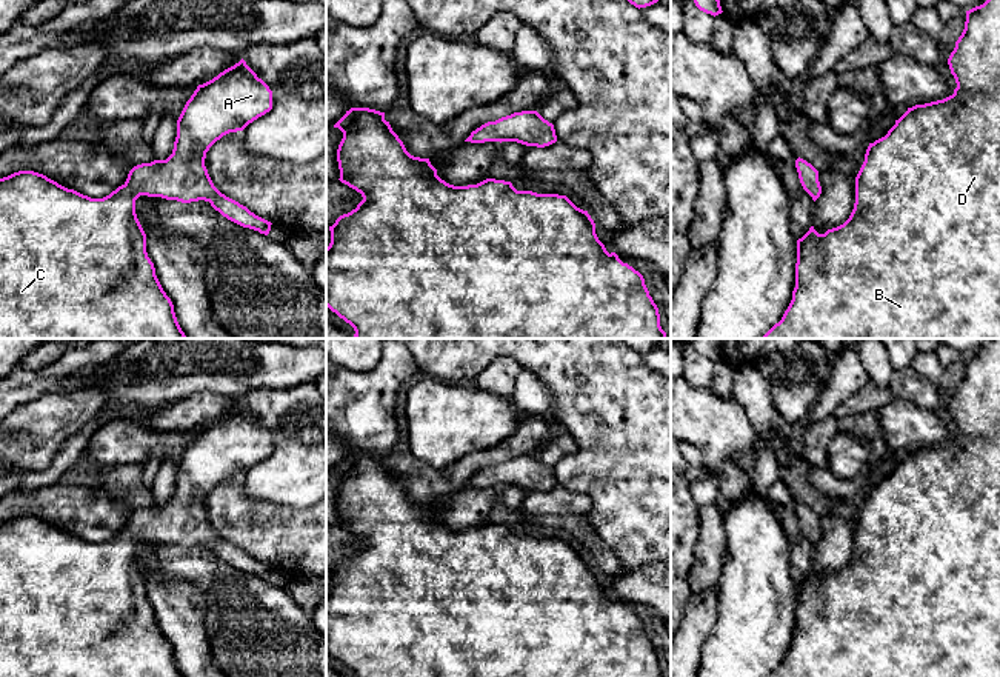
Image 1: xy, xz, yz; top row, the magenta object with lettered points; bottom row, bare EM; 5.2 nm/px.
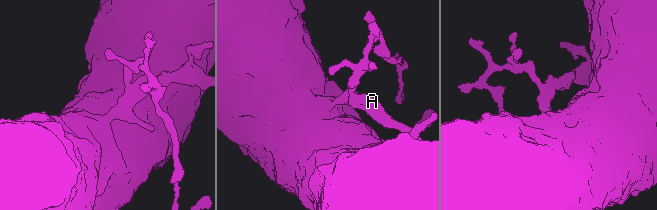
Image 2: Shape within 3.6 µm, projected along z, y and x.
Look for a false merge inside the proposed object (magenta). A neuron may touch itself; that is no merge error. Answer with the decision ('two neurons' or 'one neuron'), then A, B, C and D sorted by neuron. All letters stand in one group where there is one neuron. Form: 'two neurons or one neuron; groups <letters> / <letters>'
one neuron; groups A B C D

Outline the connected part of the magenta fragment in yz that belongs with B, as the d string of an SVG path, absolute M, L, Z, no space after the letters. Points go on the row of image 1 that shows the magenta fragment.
M986 0L983 5L966 11L965 29L955 42L948 65L957 83L954 94L943 100L908 108L885 137L869 143L865 162L855 177L855 203L849 218L843 225L828 229L825 234L818 234L814 226L811 226L809 231L797 240L792 300L782 320L775 323L763 338L1000 338L1000 0Z

